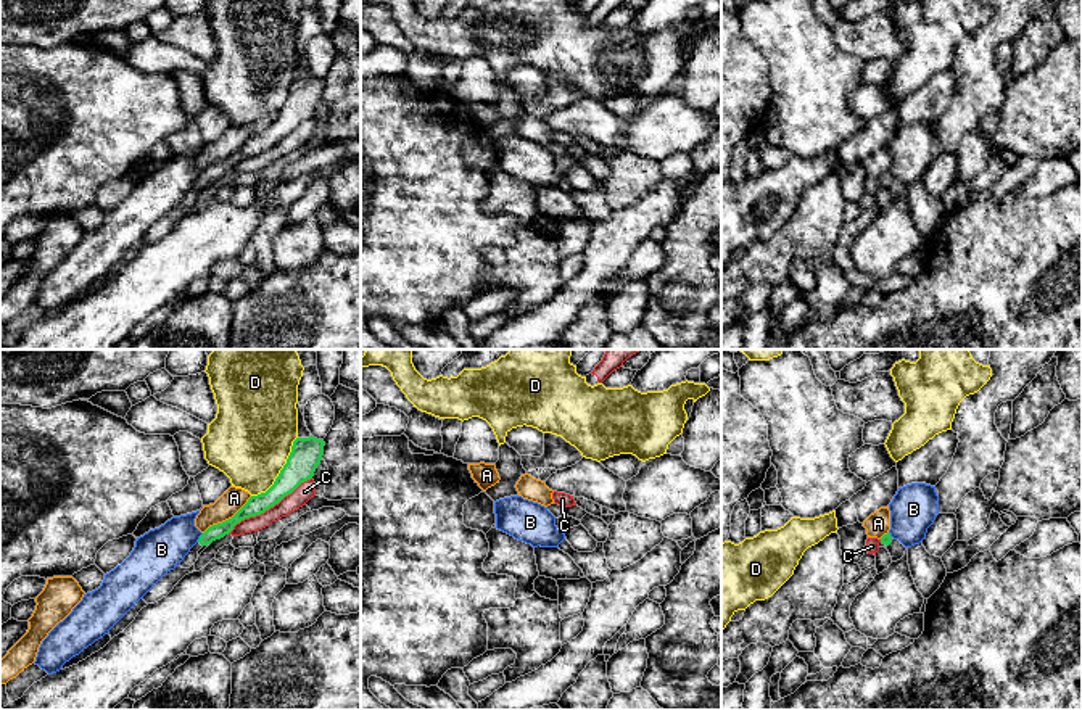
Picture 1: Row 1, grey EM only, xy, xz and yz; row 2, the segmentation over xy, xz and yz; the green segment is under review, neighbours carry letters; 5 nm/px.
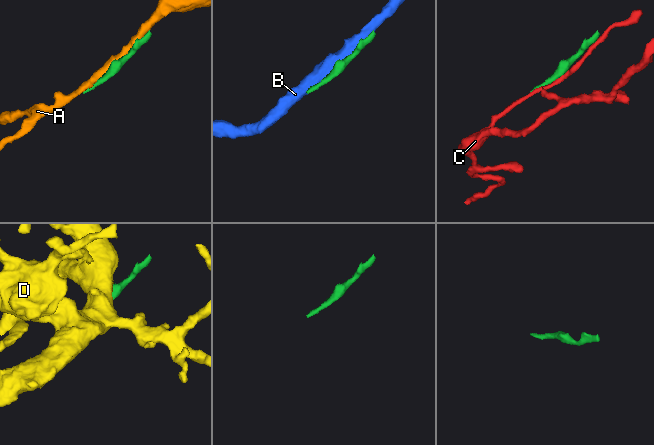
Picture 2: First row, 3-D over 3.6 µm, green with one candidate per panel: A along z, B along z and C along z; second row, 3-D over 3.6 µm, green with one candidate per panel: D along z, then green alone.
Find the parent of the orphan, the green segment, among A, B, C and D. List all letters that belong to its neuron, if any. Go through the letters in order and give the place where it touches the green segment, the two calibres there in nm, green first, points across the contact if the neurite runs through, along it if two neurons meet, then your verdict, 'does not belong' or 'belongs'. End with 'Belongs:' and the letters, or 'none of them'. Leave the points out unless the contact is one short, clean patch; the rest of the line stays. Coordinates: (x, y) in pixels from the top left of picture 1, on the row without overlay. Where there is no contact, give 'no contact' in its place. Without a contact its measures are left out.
A: xy (229, 158) | 100/110 nm | does not belong
B: xy (200, 177) | 80/220 nm | along xy (203, 173), (197, 181) | does not belong
C: xy (269, 147) | 140/90 nm | does not belong
D: xy (280, 110) | 160/420 nm | along xy (297, 76), (287, 102), (276, 119), (264, 131), (251, 136) | does not belong
Belongs: none of them

